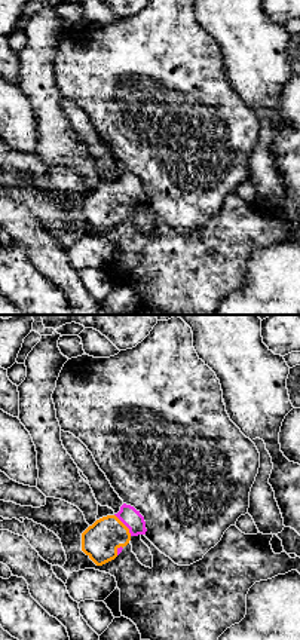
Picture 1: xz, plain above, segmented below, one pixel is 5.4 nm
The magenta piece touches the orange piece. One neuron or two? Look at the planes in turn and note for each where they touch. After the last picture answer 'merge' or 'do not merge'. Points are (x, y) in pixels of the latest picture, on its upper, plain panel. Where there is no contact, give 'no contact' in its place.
contact (124, 190)

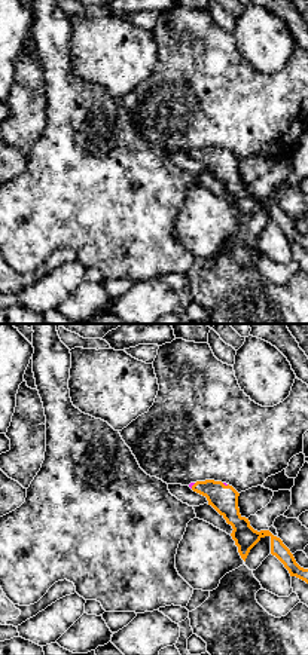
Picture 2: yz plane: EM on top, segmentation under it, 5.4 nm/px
contact (192, 152)

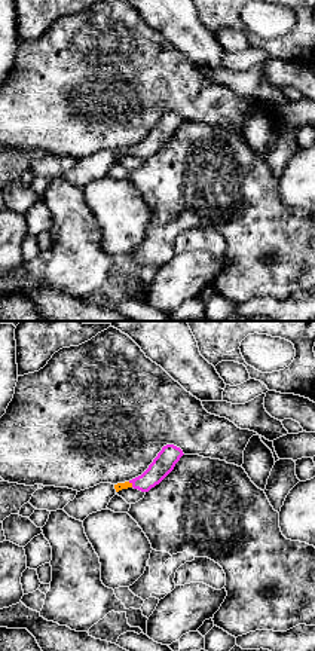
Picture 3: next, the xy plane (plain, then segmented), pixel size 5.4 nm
contact (132, 152)

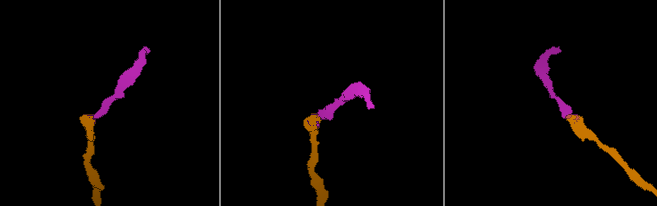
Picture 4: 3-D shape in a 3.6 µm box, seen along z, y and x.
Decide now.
merge

